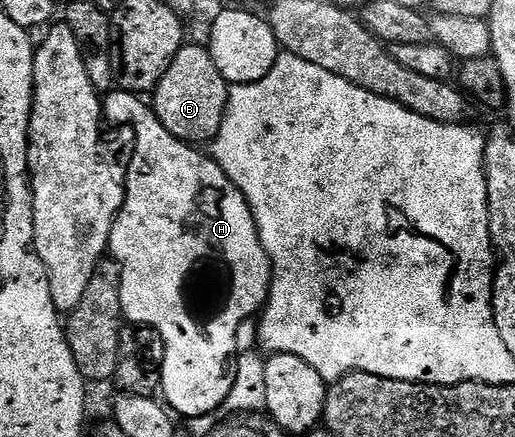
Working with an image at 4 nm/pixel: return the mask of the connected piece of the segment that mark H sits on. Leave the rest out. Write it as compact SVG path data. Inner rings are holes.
M114 88L104 95L103 98L103 114L106 119L109 118L113 122L118 122L121 126L130 126L133 129L133 159L129 162L129 175L124 175L123 185L125 187L125 203L123 208L117 211L117 218L113 221L113 231L109 237L108 253L111 255L112 261L116 262L121 269L121 312L122 315L130 323L139 326L149 326L152 330L157 330L159 336L165 345L165 359L163 360L163 368L161 369L161 389L160 393L165 394L164 401L167 406L176 412L182 419L193 417L201 417L207 413L213 413L221 408L224 401L227 400L228 393L231 392L234 375L234 363L239 351L237 348L237 333L242 322L250 321L254 316L262 313L265 301L269 298L269 285L273 279L273 266L269 263L267 252L263 248L263 240L259 240L259 232L255 224L255 216L253 215L253 207L247 204L247 200L243 196L243 192L239 192L239 188L235 188L235 184L231 184L231 180L227 176L227 172L223 172L223 168L219 168L219 164L208 153L200 154L196 145L188 142L181 142L171 134L160 123L154 109L148 101L142 100L138 95L132 94L130 90ZM204 258L218 258L223 260L224 264L232 267L231 298L226 300L227 308L225 314L217 318L214 325L208 328L199 328L194 326L194 321L185 318L184 313L180 311L180 302L183 300L182 281L185 278L189 267L193 267L195 262Z

